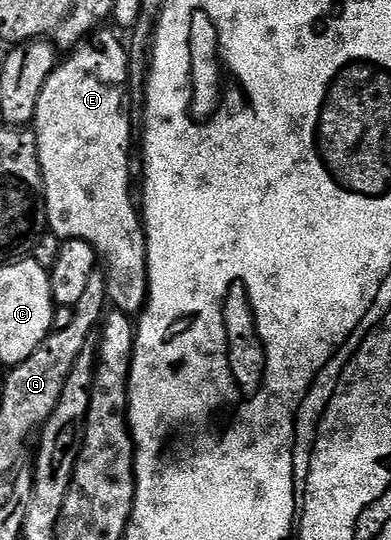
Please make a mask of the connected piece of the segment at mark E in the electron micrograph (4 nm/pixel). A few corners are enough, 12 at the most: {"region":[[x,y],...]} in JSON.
{"region":[[129,50],[56,65],[33,129],[45,222],[95,248],[114,309],[147,303],[131,203]]}

